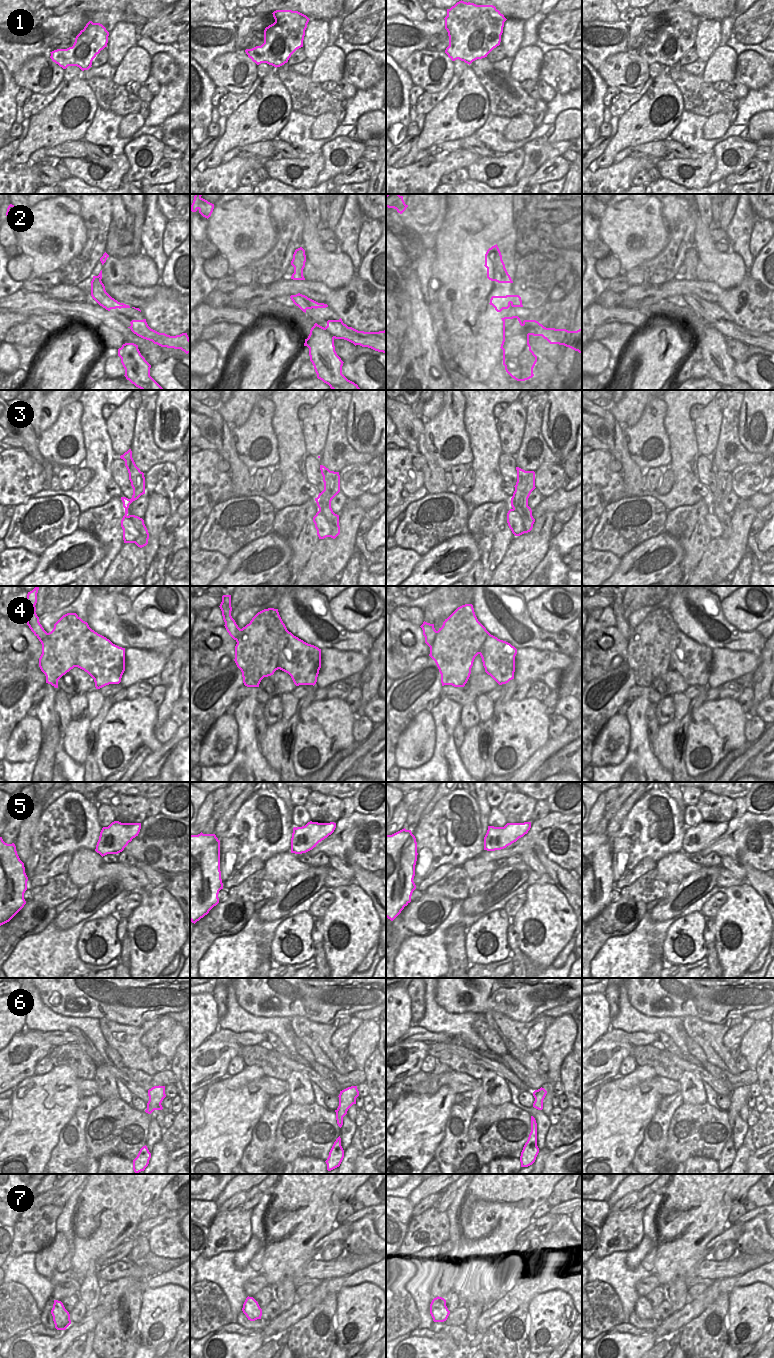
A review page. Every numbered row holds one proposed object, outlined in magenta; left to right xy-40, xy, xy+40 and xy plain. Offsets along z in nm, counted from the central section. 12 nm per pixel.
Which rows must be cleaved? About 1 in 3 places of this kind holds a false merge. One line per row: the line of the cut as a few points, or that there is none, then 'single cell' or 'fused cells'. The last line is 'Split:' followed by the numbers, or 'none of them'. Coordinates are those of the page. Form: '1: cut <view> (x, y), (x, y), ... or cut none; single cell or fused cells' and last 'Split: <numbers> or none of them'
1: cut none; single cell
2: cut xy (324, 328), (334, 337); fused cells
3: cut xy+40 (513, 508), (519, 508), (525, 514), (531, 514); fused cells
4: cut xy+40 (437, 631), (430, 647); fused cells
5: cut xy+40 (492, 826), (498, 836), (489, 838), (487, 850); fused cells
6: cut none; single cell
7: cut none; single cell
Split: 2, 3, 4, 5

